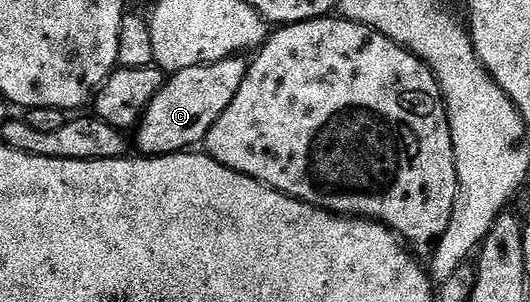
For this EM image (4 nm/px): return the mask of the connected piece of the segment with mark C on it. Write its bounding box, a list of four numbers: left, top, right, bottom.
[136,55,247,157]

